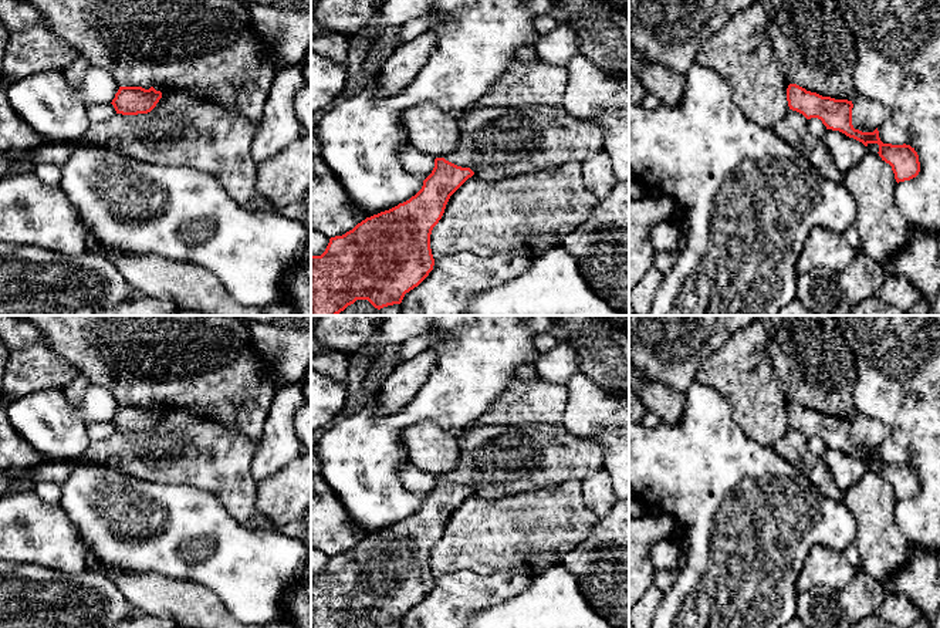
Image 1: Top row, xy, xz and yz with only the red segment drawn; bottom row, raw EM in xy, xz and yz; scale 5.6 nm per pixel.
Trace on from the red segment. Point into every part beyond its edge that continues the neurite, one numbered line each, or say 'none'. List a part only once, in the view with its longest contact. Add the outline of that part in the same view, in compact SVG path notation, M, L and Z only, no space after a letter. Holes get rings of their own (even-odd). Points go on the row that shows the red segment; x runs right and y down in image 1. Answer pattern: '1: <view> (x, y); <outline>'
none

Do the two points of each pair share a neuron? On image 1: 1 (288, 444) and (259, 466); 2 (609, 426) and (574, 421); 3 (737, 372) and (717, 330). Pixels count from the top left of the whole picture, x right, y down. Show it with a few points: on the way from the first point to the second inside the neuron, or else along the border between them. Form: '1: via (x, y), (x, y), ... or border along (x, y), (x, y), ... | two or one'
1: via (281, 446), (266, 462) | one
2: via (601, 421), (582, 421) | one
3: border along (739, 330), (700, 365) | two

